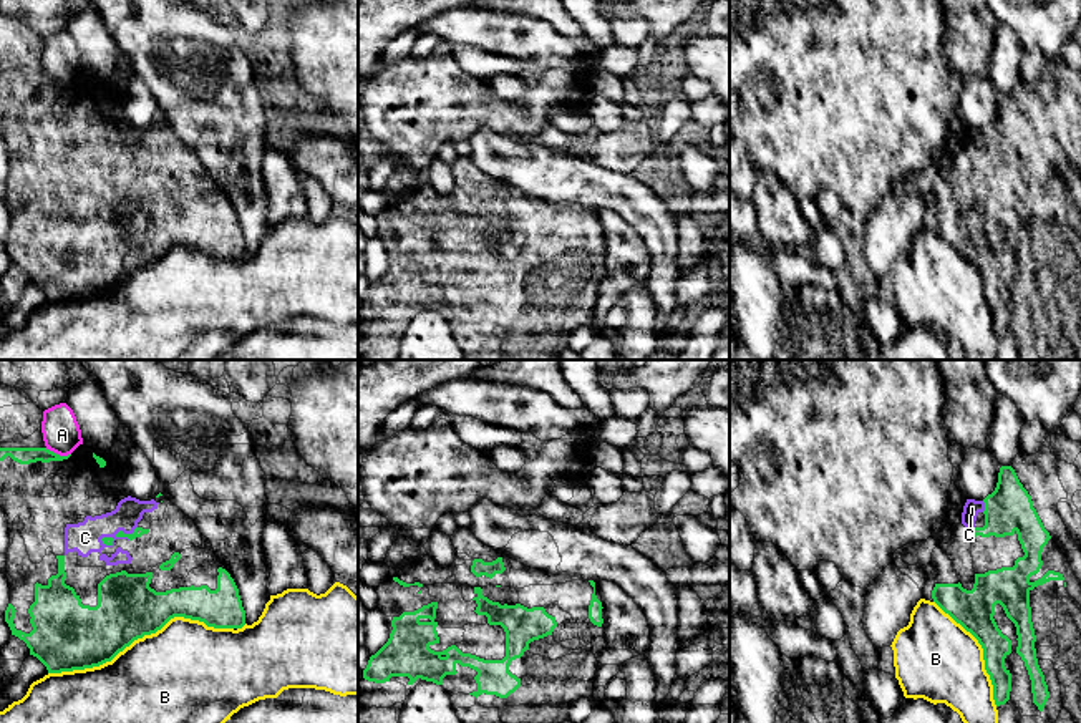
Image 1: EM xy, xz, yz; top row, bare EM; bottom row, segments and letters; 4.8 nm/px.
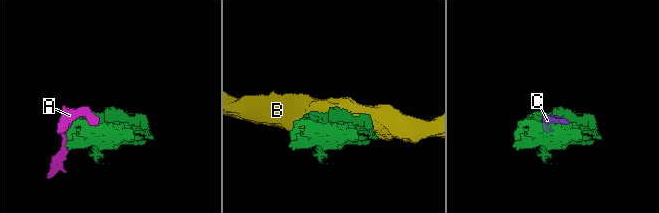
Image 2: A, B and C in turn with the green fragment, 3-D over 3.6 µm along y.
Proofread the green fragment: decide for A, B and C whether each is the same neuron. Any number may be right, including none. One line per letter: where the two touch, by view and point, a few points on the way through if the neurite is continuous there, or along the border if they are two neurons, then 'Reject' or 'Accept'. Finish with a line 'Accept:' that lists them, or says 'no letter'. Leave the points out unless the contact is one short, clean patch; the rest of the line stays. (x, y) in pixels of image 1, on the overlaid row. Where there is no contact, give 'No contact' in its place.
A: Touches green at xy (58, 455). Reject
B: Touches green at xy (140, 637). Reject
C: Touches green at xy (118, 536). Accept
Accept: C

